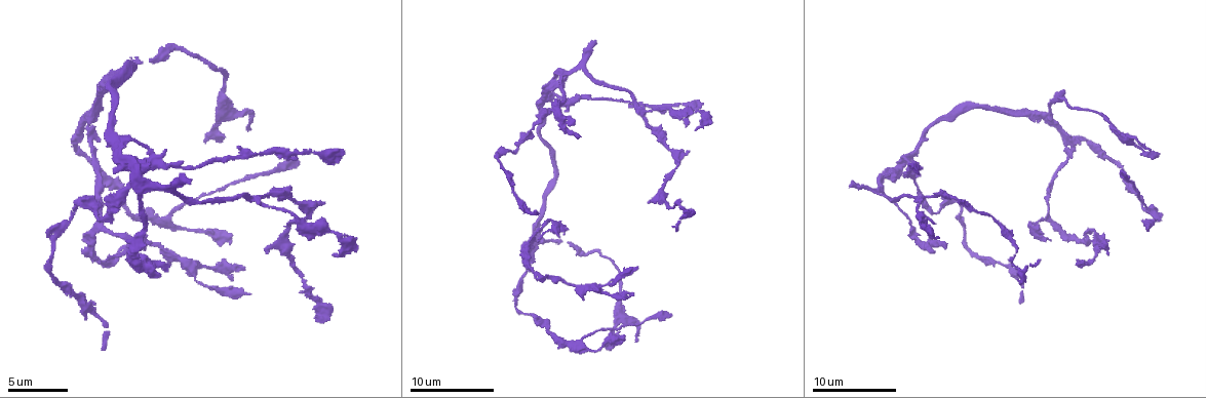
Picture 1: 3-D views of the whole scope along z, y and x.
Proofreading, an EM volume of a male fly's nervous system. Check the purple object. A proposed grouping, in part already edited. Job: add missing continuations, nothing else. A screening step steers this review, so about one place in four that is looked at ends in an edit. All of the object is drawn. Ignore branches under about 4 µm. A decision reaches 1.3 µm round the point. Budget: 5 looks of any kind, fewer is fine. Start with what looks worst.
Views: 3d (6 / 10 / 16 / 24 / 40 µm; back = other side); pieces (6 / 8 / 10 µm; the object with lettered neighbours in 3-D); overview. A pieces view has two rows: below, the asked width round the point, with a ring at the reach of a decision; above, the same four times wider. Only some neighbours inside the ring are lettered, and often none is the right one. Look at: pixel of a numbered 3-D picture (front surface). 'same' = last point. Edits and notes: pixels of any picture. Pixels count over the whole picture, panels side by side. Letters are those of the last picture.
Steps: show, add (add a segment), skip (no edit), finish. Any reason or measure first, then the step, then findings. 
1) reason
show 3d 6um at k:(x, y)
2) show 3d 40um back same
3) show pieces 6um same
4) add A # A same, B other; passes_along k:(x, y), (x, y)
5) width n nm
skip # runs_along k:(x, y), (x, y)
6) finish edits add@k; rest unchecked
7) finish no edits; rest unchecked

long arm stops here
show pieces 8um at 1:(535, 211)

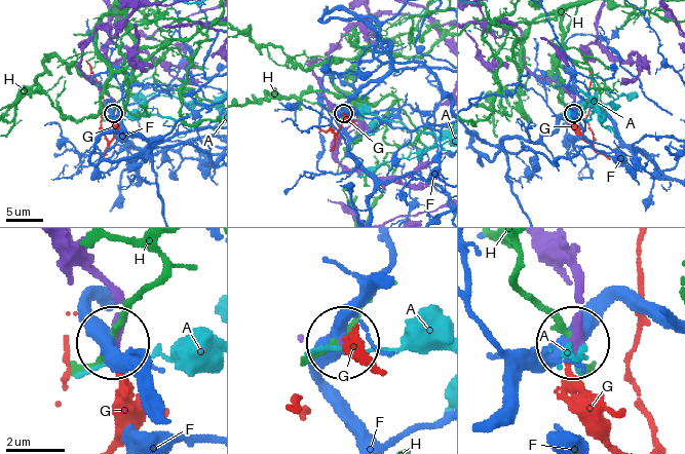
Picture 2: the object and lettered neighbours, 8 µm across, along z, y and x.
skip # A other, F other, G other, H other; runs_along 2:(66, 246), (112, 297), (117, 338); none of them fits

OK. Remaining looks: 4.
free end
show pieces 6um at 1:(849, 187)

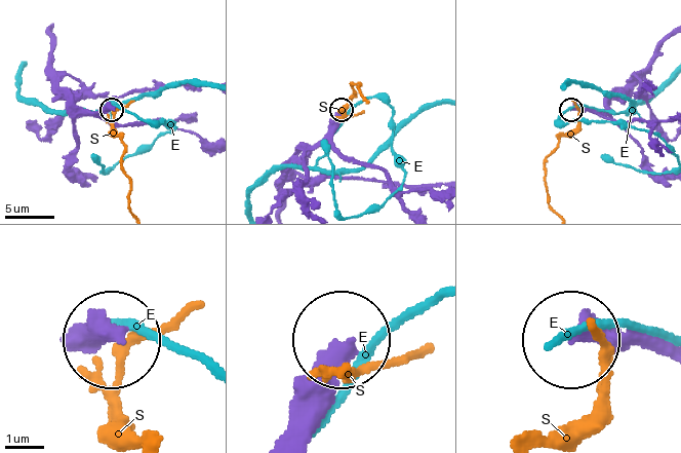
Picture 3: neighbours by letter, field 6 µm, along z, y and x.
width 410 nm
skip # E other, S other; none of them fits

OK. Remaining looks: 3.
branch stops here
show pieces 8um at 1:(579, 137)

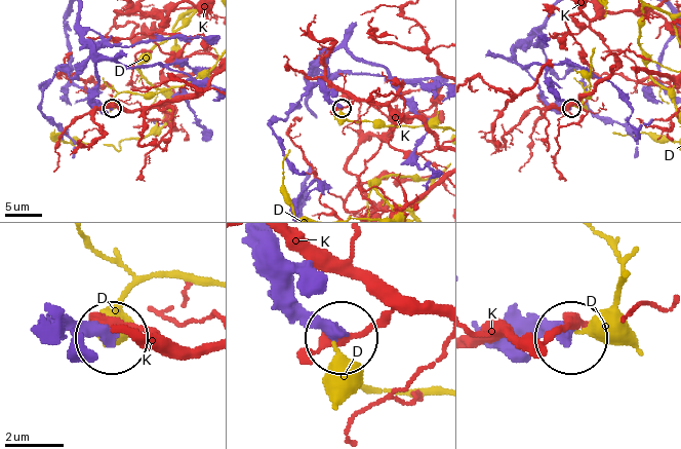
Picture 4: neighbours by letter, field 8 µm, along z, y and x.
skip # D other, K other; runs_along 4:(57, 323), (107, 335); no lettered segment goes on from it

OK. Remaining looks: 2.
finish no edits; rest unchecked

